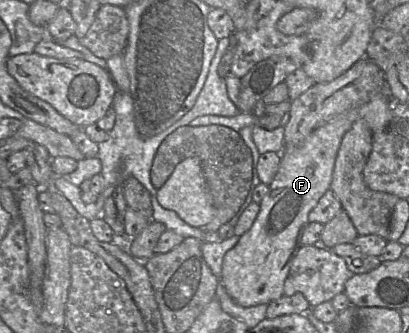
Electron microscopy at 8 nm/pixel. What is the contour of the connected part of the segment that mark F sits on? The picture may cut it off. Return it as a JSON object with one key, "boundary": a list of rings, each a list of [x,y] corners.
{"boundary":[[[390,94],[374,95],[367,103],[334,116],[315,129],[301,144],[284,147],[278,172],[261,201],[252,227],[223,258],[220,281],[227,294],[242,307],[269,304],[284,295],[284,283],[298,249],[308,214],[324,193],[331,189],[333,171],[345,133],[358,119],[367,122],[372,132],[383,130],[392,118]]]}

